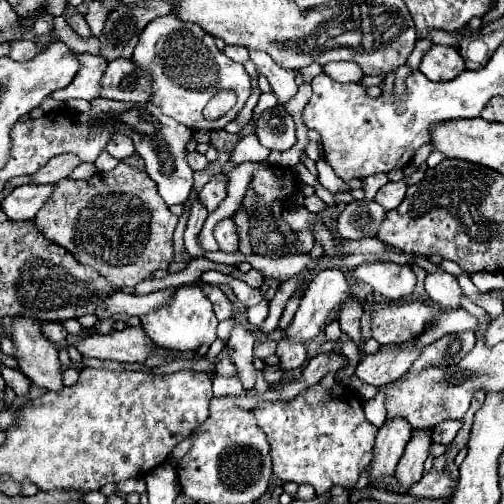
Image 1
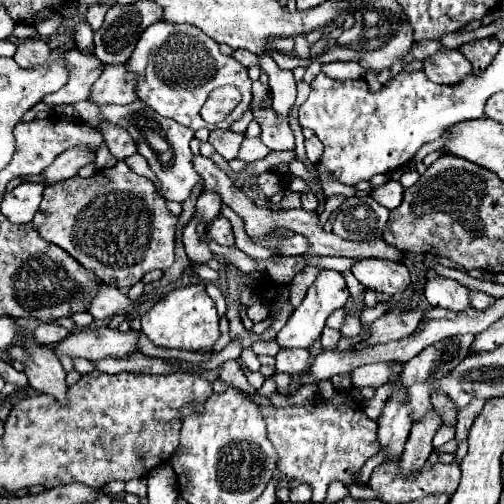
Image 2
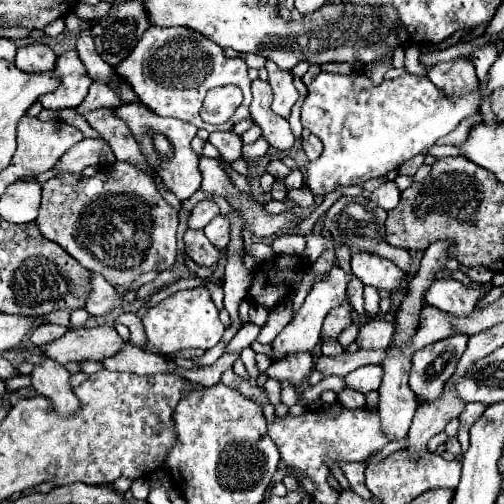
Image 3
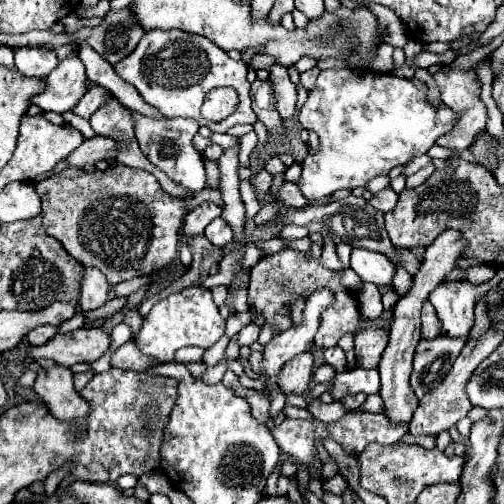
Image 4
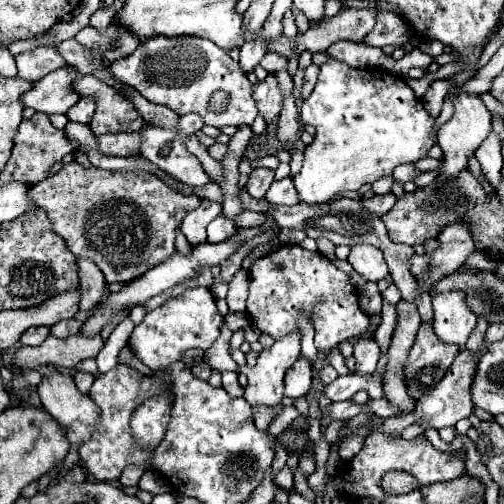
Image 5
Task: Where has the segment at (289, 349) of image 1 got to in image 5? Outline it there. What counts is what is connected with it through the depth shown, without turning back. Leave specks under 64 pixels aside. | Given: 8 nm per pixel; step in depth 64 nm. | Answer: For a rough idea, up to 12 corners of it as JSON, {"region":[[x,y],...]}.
{"region":[[298,358],[286,372],[286,396],[306,396],[312,384],[310,362]]}

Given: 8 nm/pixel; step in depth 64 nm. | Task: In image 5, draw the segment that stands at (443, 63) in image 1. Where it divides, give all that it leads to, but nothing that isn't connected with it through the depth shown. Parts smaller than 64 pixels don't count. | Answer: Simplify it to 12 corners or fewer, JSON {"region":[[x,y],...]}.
{"region":[[452,88],[454,116],[440,128],[438,176],[456,178],[490,134],[476,94]]}

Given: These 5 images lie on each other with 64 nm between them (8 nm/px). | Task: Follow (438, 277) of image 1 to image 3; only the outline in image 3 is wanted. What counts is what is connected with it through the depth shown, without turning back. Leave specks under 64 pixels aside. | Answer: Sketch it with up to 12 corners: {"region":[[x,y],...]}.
{"region":[[436,280],[426,302],[456,318],[472,314],[494,284]]}

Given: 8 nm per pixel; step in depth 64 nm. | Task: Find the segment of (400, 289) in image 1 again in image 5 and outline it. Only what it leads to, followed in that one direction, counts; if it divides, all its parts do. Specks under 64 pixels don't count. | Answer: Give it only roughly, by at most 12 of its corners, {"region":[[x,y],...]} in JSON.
{"region":[[352,246],[348,262],[370,282],[388,276],[376,246]]}

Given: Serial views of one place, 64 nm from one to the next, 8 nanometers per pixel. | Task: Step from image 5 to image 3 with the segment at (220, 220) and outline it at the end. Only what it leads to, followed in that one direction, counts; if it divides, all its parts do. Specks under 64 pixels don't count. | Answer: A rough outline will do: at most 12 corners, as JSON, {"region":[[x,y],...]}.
{"region":[[216,216],[206,228],[206,238],[224,248],[230,242],[230,224]]}

